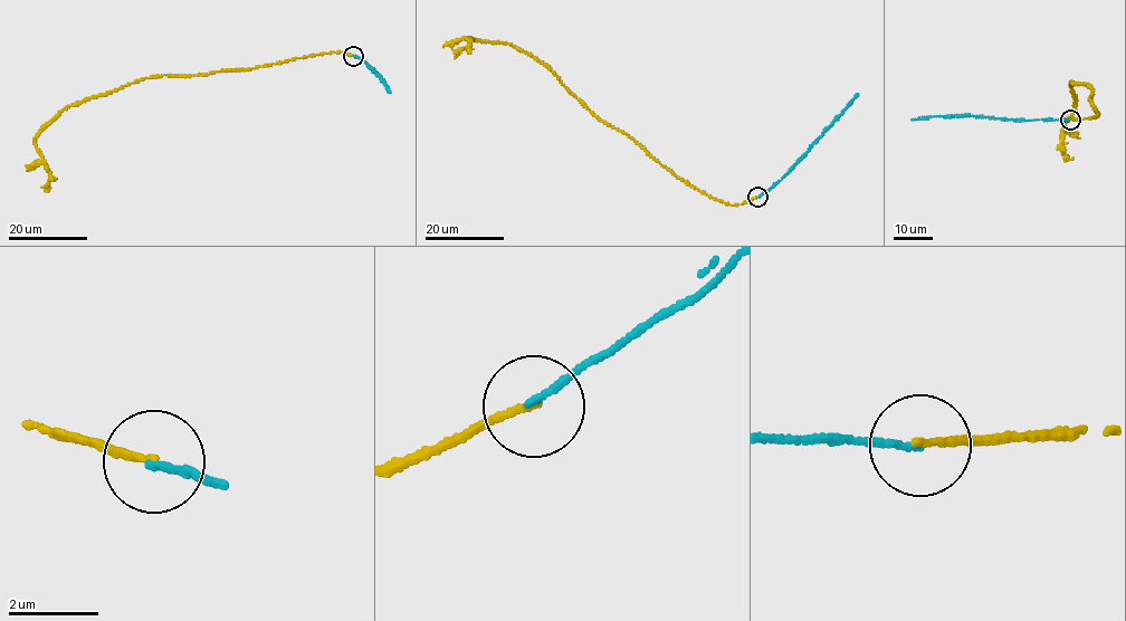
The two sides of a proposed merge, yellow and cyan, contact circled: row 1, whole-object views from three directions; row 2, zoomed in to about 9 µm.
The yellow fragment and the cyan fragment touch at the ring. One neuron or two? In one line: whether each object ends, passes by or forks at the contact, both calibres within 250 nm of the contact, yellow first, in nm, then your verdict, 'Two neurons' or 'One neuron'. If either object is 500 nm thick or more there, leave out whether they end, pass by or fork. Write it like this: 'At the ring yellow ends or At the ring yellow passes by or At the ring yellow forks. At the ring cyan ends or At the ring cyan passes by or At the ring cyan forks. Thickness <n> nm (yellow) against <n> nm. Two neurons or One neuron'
At the ring yellow ends. At the ring cyan ends. Thickness 140 nm (yellow) against 140 nm. Two neurons

